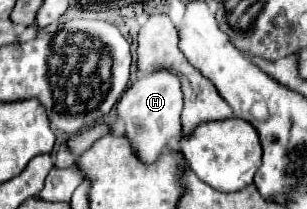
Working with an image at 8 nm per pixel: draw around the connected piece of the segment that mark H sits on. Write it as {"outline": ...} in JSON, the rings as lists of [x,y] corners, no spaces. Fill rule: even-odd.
{"outline":[[[164,69],[148,73],[142,79],[134,81],[134,85],[120,97],[116,105],[116,115],[124,123],[124,135],[130,141],[134,155],[144,165],[152,165],[152,161],[158,161],[158,155],[162,155],[164,147],[172,147],[178,143],[182,131],[180,113],[182,113],[180,81],[174,73]]]}

